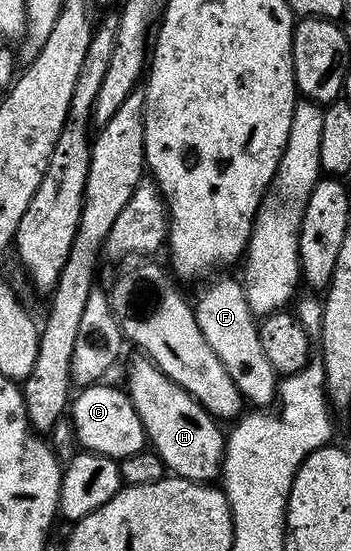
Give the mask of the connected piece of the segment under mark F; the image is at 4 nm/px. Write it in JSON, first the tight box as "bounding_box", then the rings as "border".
{"bounding_box":[193,279,280,409],"border":[[[218,279],[210,283],[198,295],[198,303],[193,304],[194,316],[204,333],[204,341],[212,345],[212,353],[220,357],[220,365],[228,369],[228,377],[236,381],[243,400],[258,409],[266,409],[275,402],[280,376],[272,361],[264,354],[264,345],[260,345],[256,317],[248,309],[246,294],[241,282],[234,279]]]}

